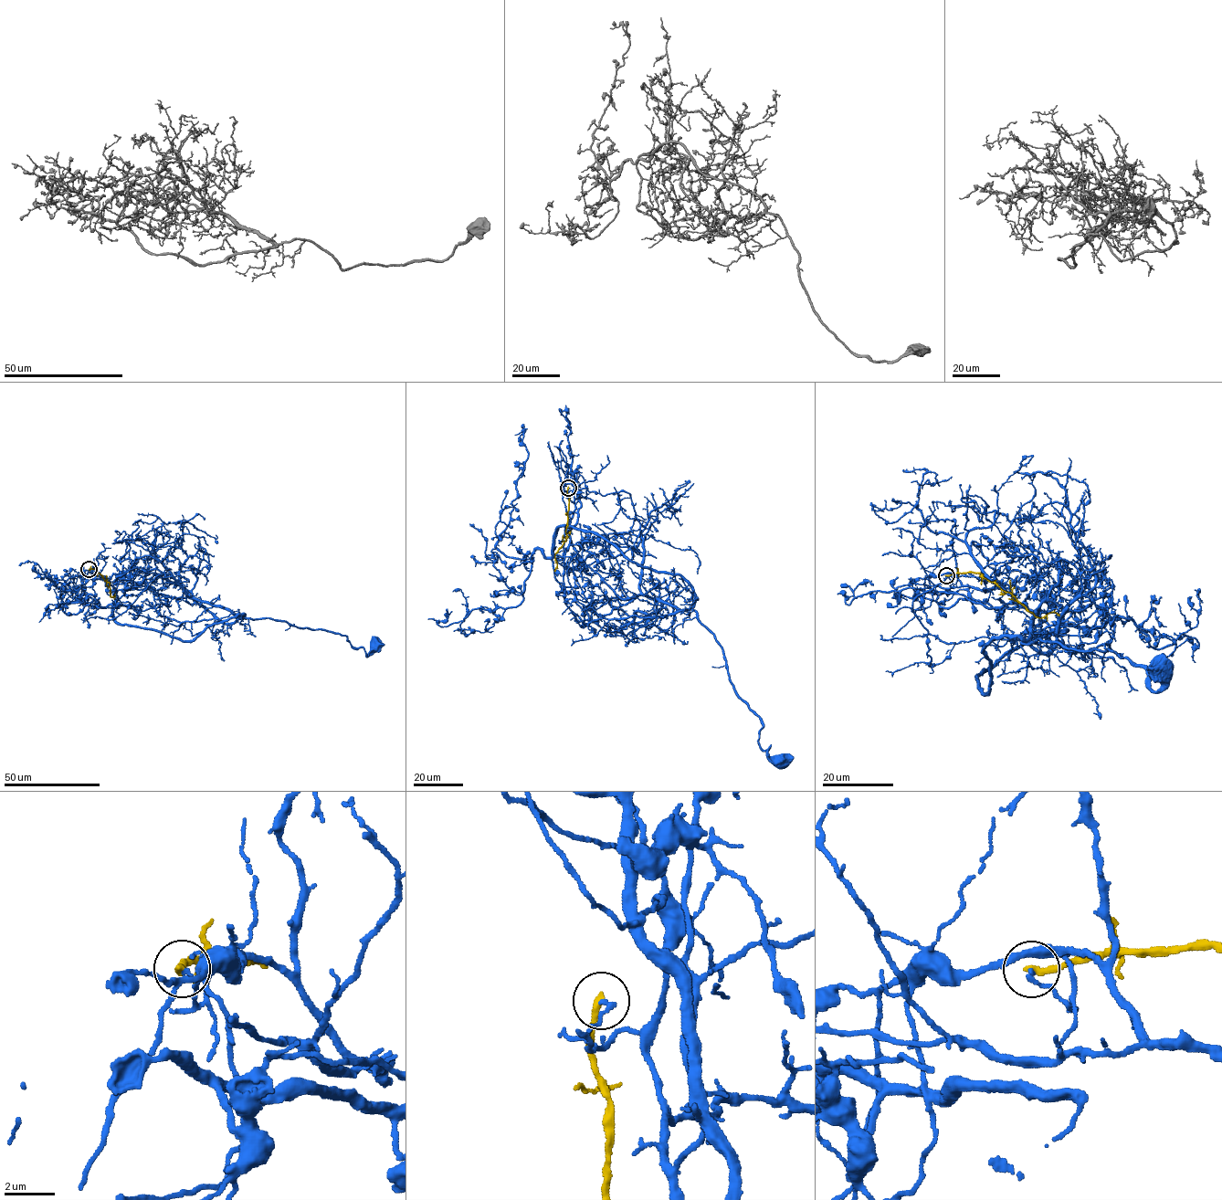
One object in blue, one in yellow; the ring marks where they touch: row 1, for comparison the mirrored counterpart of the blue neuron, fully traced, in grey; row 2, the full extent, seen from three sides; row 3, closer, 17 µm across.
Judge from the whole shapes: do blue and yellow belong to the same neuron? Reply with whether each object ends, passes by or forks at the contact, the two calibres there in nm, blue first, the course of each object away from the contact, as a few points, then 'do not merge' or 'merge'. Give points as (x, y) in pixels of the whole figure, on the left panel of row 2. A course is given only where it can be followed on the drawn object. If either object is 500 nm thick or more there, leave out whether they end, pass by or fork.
blue ends | yellow ends | 180/280 nm | blue via (89, 569), (105, 580), (157, 570), (193, 597), (239, 615), (338, 633), (366, 656), (373, 644) | yellow via (89, 569), (96, 569), (108, 582), (110, 595), (115, 596) | do not merge

